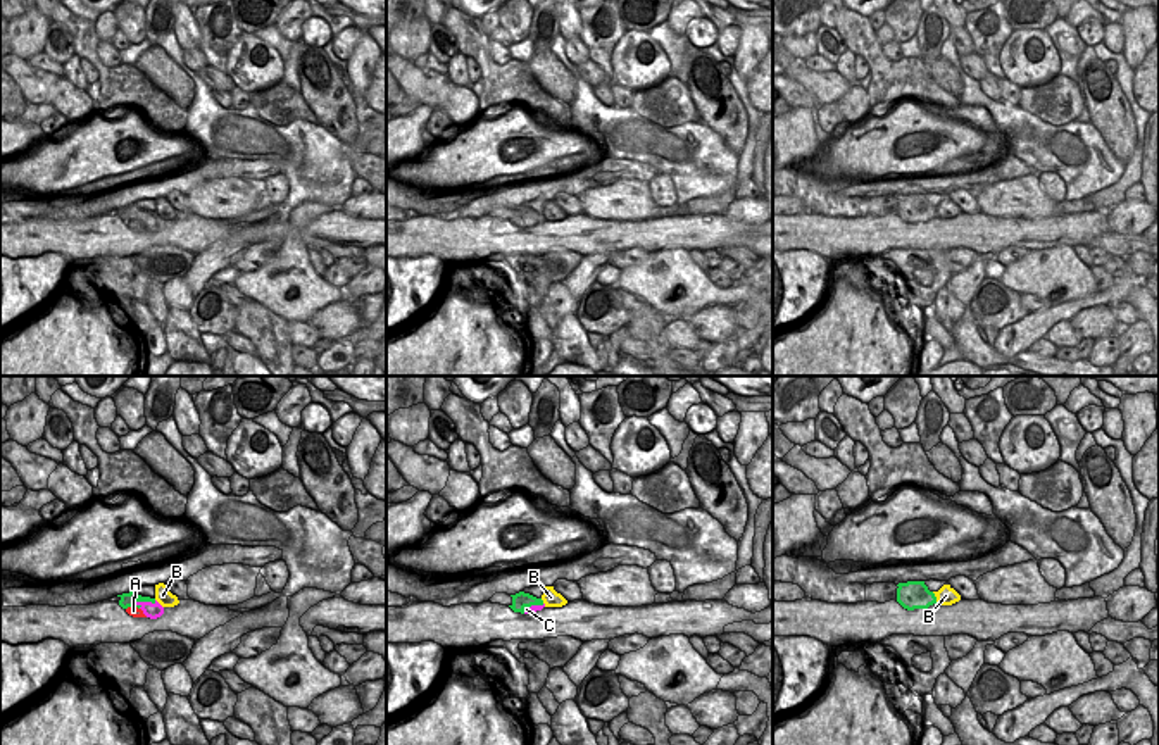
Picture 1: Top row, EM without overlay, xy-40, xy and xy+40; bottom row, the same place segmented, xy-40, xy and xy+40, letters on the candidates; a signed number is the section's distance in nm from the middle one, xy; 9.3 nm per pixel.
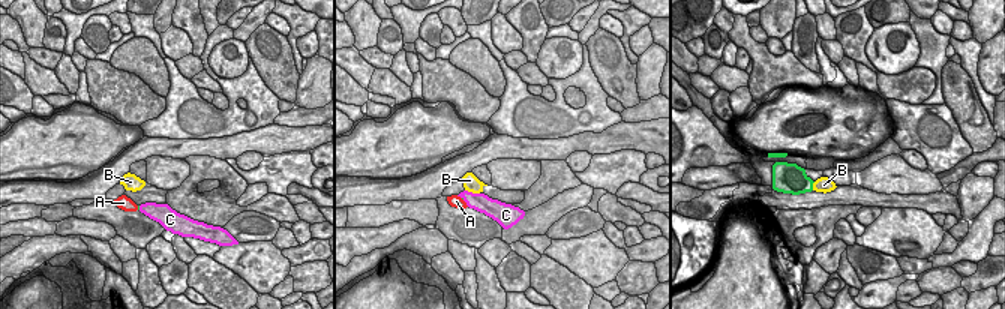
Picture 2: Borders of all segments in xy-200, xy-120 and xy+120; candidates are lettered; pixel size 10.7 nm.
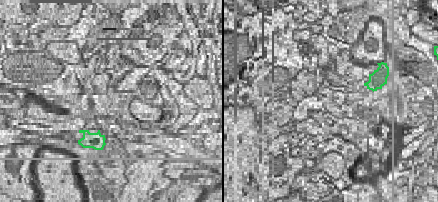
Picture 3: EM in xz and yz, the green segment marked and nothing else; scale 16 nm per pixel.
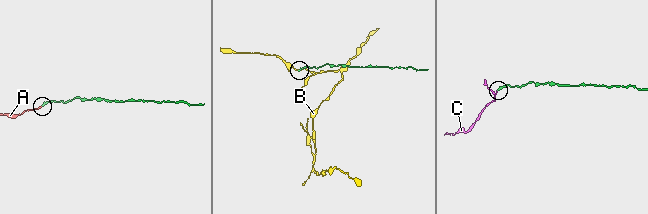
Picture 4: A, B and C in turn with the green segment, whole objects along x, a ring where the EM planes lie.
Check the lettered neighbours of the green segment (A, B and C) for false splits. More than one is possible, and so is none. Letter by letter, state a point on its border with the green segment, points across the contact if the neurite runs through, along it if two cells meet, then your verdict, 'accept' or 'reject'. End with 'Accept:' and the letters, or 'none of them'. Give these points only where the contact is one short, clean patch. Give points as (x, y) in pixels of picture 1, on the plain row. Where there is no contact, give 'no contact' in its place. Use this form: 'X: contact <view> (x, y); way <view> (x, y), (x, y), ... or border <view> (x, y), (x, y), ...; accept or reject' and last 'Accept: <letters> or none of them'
A: contact xy-40 (131, 219); way xy-40 (130, 212), (131, 219), (133, 225); accept
B: contact xy+40 (935, 211); border xy+40 (932, 206), (937, 216); reject
C: contact xy-40 (145, 214); border xy-40 (156, 214), (135, 218); reject
Accept: A

